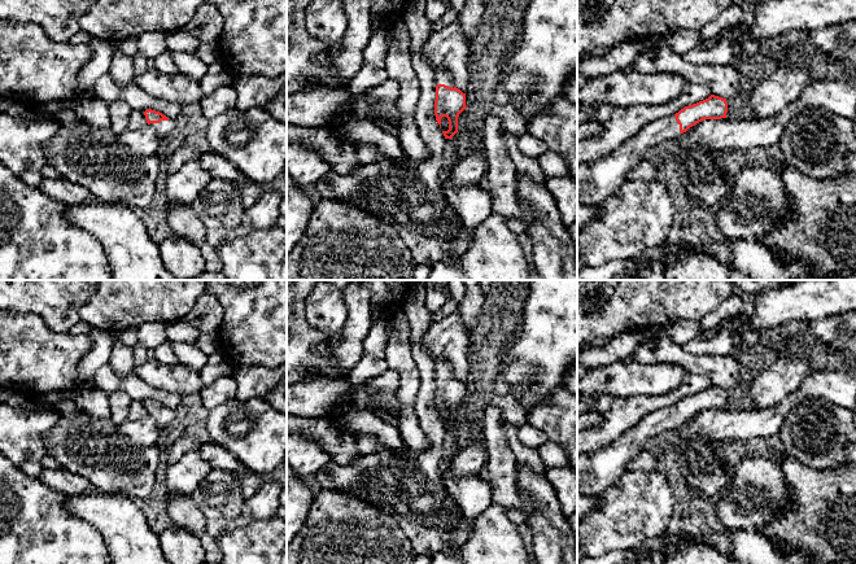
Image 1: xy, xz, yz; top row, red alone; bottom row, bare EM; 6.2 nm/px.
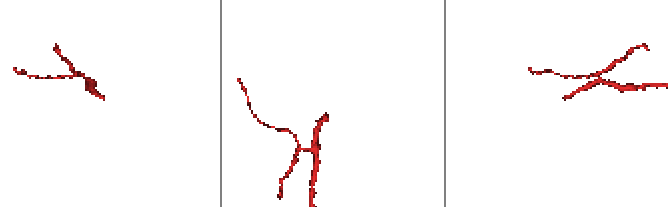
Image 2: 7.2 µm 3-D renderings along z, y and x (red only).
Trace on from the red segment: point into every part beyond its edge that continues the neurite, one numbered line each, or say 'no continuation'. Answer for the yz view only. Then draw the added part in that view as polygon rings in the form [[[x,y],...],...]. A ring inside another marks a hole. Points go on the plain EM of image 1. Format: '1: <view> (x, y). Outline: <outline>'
1: yz (598, 470). Outline: [[[665,407],[646,415],[637,425],[624,432],[616,441],[577,455],[577,491],[589,497],[603,494],[626,472],[628,463],[641,454],[648,438],[667,430],[677,429],[680,425],[680,415],[676,407]]]

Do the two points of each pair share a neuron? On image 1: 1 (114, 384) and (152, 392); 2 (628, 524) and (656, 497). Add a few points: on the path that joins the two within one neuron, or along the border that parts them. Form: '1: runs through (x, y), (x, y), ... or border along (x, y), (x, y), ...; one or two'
1: runs through (123, 384), (131, 384), (143, 392); one
2: runs through (634, 517), (650, 502); one

